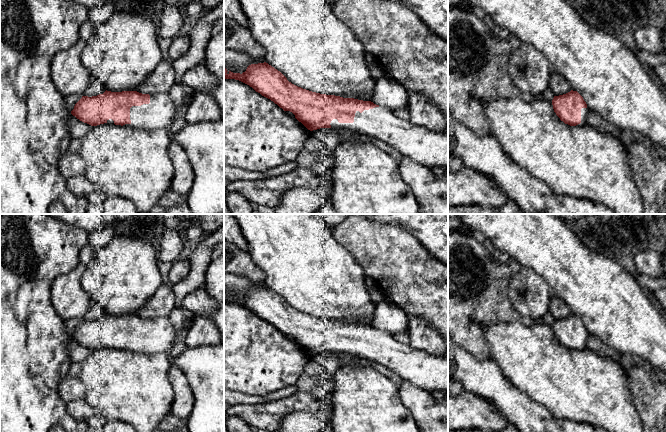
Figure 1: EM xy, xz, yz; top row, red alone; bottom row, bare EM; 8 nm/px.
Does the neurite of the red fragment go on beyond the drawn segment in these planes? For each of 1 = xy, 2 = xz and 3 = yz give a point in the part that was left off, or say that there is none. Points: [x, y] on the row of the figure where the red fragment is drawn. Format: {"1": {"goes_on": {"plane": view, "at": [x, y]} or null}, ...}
{"1": {"goes_on": {"plane": "xy", "at": [160, 112]}}, "2": {"goes_on": {"plane": "xz", "at": [429, 148]}}, "3": {"goes_on": {"plane": "yz", "at": [584, 111]}}}

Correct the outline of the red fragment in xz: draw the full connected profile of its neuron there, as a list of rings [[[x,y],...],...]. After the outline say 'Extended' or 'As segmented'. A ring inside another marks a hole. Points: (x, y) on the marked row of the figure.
[[[266,62],[251,64],[242,74],[228,72],[224,67],[224,78],[239,80],[249,85],[284,111],[292,112],[295,118],[310,131],[320,128],[340,128],[375,137],[391,145],[402,156],[409,157],[414,162],[428,168],[440,168],[448,173],[448,134],[446,132],[435,132],[416,126],[410,120],[400,119],[392,110],[371,101],[320,94],[303,89],[289,82],[280,71]]]. Extended

